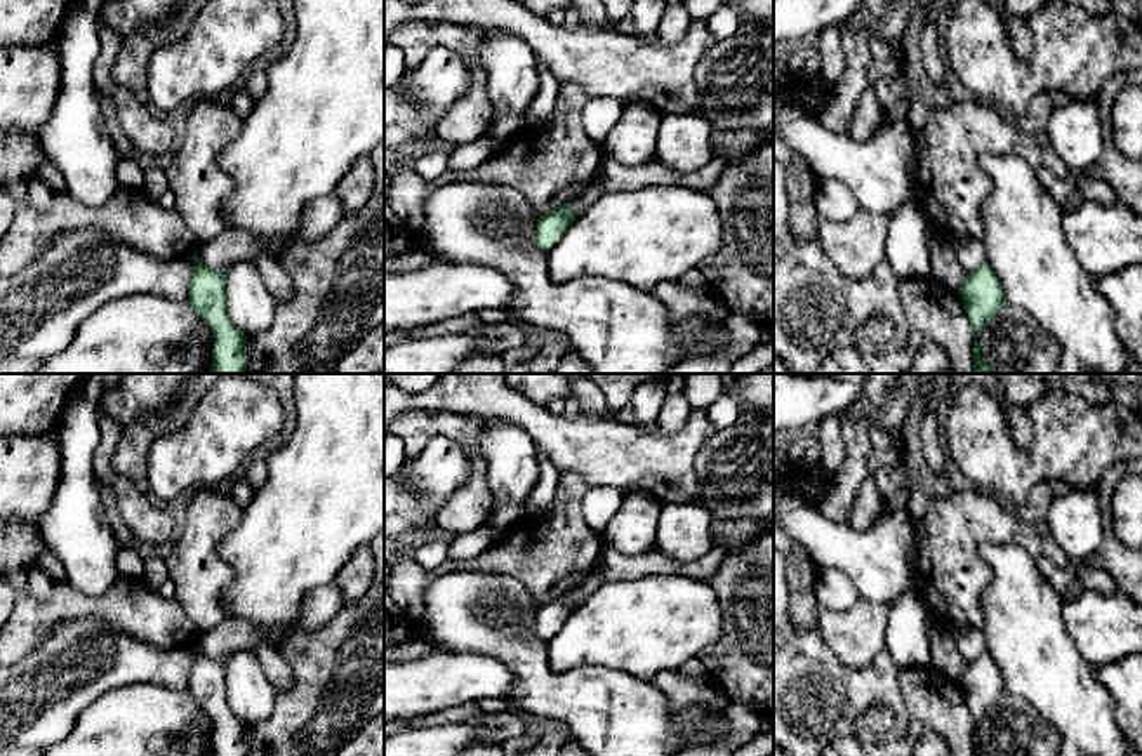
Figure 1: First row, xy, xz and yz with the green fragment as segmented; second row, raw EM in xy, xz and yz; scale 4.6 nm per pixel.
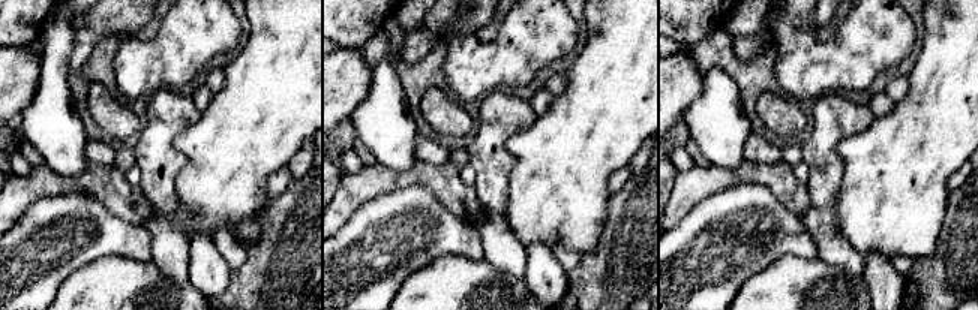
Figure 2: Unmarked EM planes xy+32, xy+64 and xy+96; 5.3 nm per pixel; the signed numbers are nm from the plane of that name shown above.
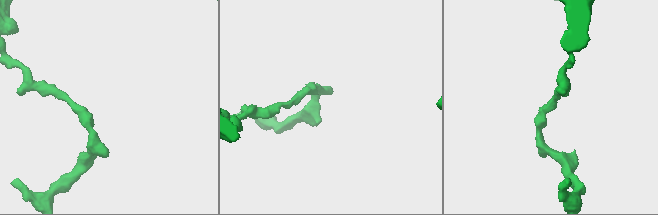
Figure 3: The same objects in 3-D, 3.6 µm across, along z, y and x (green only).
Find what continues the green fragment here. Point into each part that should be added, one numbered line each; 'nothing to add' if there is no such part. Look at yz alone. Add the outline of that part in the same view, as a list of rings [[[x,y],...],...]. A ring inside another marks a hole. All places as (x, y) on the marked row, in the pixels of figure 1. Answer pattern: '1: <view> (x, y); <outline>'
nothing to add

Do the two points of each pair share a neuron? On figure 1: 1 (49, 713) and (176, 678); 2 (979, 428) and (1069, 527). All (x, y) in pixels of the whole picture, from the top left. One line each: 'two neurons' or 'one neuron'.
1: one neuron
2: two neurons

